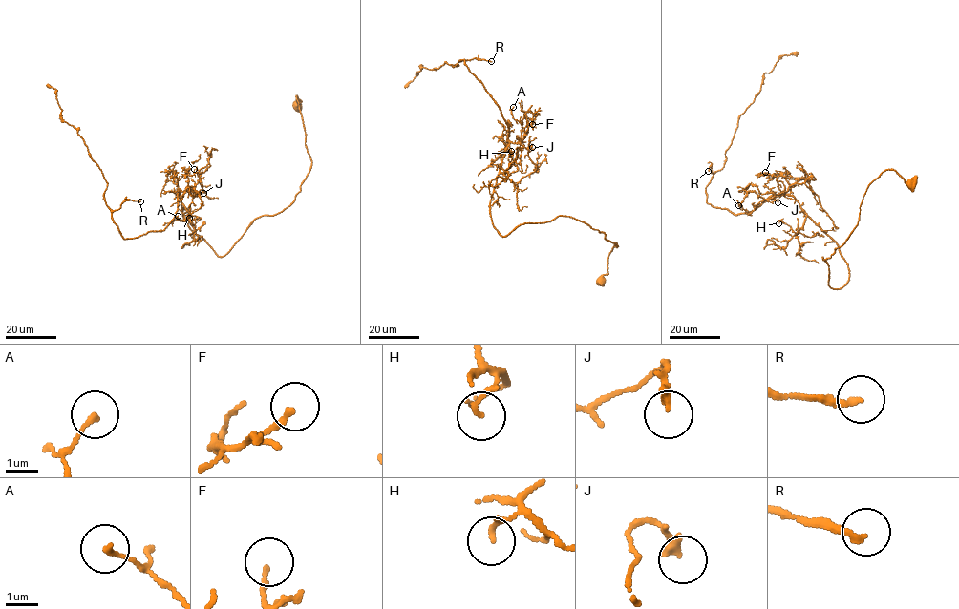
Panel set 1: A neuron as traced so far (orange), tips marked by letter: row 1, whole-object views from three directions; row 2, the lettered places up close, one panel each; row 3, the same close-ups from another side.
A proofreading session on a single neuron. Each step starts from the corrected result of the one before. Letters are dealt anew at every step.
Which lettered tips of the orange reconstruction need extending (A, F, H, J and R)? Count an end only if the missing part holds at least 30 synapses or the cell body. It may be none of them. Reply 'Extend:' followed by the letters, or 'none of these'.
Extend: R

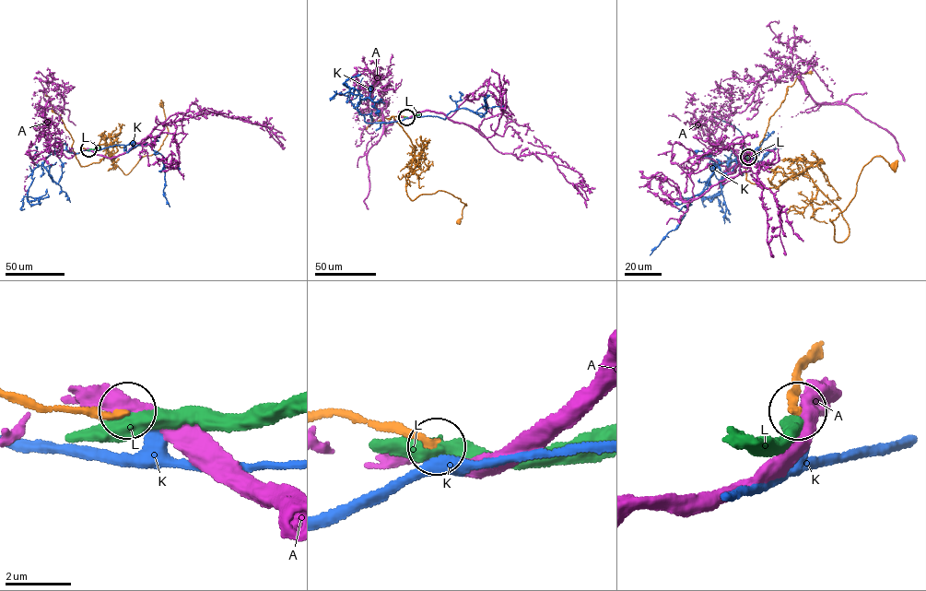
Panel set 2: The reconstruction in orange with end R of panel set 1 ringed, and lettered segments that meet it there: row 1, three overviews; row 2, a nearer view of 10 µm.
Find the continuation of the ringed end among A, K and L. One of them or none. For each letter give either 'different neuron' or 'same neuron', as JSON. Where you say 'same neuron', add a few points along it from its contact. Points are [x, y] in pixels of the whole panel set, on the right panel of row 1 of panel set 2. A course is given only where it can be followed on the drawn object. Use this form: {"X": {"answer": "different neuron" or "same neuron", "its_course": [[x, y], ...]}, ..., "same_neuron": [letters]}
{"A": {"answer": "different neuron"}, "K": {"answer": "different neuron"}, "L": {"answer": "different neuron"}, "same_neuron": []}

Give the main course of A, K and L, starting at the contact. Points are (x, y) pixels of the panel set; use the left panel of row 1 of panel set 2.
A: (88, 148), (116, 157), (141, 143), (169, 116), (212, 112), (266, 125), (285, 147)
K: (88, 149), (50, 152), (33, 171), (27, 200), (35, 199), (25, 196), (20, 207), (25, 208)
L: (88, 149), (100, 147)

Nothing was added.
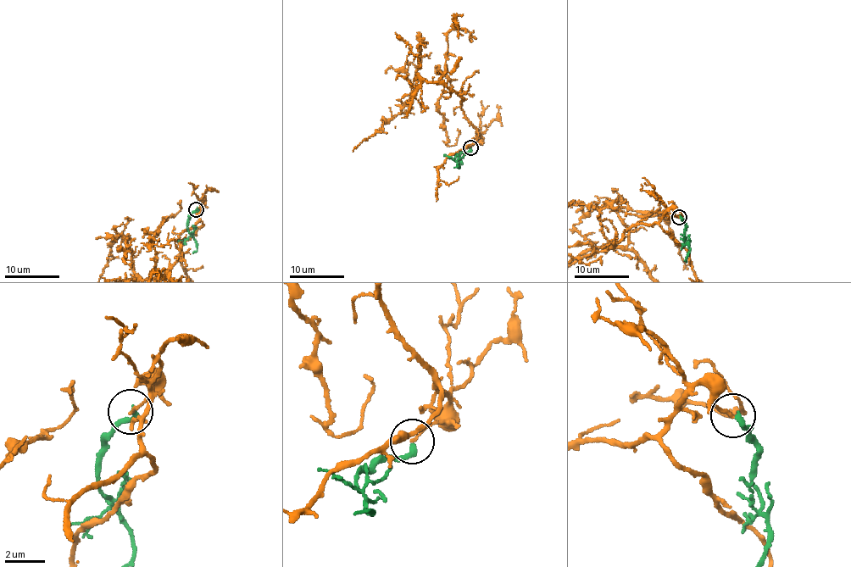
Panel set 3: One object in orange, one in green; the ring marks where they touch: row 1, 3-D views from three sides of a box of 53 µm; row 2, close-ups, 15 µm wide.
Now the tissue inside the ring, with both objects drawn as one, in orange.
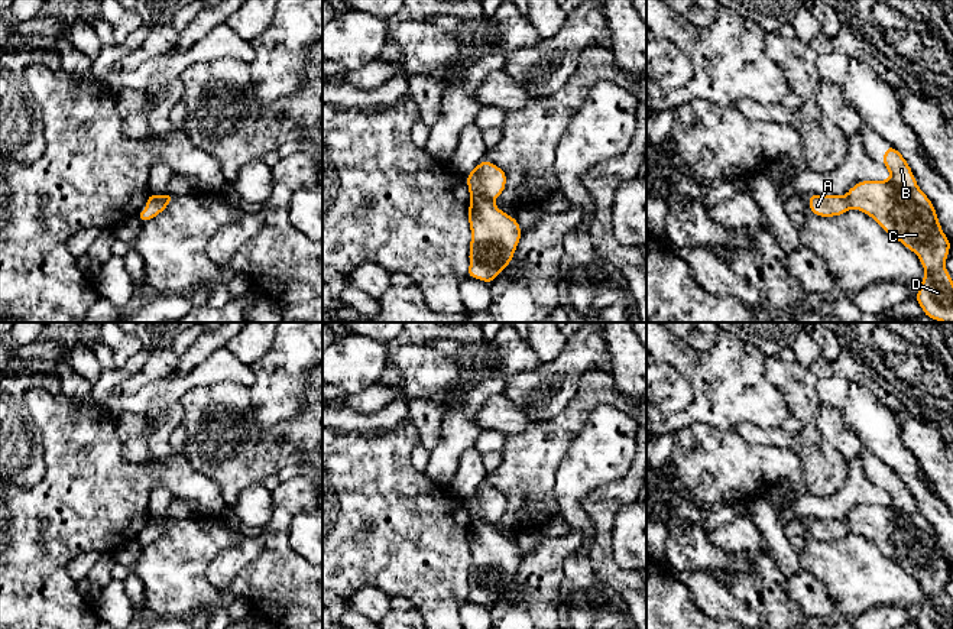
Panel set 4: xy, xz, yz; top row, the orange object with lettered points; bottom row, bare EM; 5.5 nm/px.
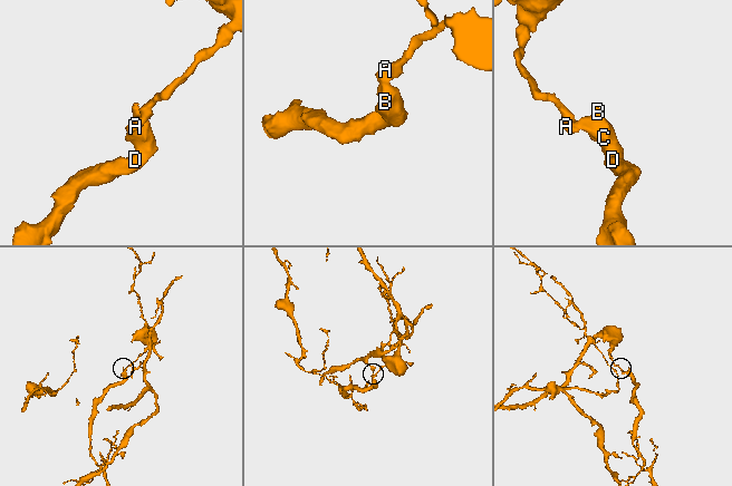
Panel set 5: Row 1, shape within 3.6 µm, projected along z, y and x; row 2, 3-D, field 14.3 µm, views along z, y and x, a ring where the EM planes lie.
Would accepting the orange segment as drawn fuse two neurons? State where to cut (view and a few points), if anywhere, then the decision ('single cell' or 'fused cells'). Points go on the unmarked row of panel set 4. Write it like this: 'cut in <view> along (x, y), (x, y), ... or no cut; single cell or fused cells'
cut in xz along (472, 521), (483, 521), (492, 525); fused cells

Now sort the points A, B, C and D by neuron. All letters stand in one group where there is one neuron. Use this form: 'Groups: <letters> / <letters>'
Groups: A / B C D

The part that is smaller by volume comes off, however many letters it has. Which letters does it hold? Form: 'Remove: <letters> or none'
Remove: B, C, D

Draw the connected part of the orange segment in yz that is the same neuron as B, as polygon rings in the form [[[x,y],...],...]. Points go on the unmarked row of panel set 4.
[[[888,468],[885,473],[882,489],[888,492],[891,502],[886,505],[860,505],[853,509],[845,519],[849,532],[872,541],[885,557],[918,580],[926,594],[921,610],[914,620],[918,629],[953,629],[953,603],[944,593],[952,568],[943,557],[933,526],[920,513],[908,486],[894,470]]]

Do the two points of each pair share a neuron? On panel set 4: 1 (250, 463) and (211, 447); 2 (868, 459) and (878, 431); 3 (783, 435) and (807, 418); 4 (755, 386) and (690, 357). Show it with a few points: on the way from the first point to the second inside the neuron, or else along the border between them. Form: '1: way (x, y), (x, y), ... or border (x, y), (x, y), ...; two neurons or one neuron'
1: way (240, 454), (221, 447); one neuron
2: border (862, 444), (890, 467); two neurons
3: border (791, 434), (794, 444); two neurons
4: way (739, 385), (732, 385), (706, 372); one neuron

